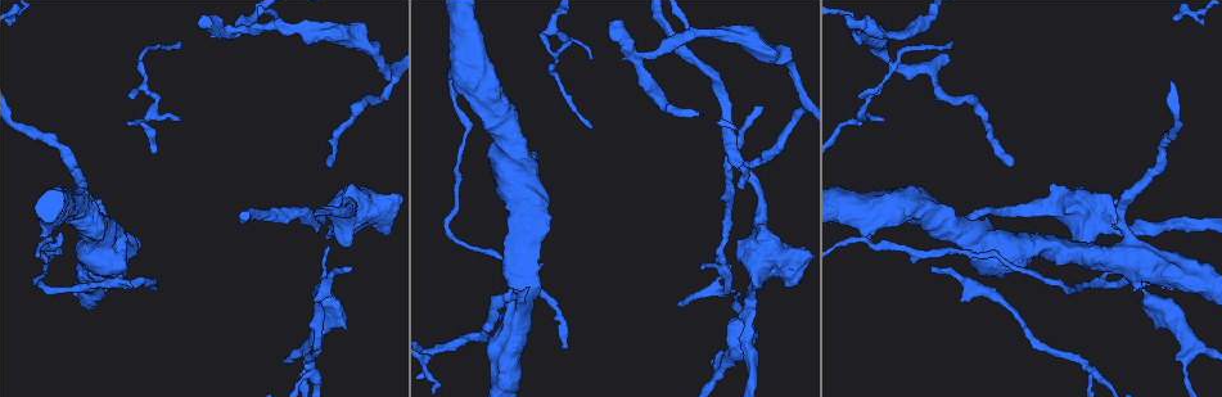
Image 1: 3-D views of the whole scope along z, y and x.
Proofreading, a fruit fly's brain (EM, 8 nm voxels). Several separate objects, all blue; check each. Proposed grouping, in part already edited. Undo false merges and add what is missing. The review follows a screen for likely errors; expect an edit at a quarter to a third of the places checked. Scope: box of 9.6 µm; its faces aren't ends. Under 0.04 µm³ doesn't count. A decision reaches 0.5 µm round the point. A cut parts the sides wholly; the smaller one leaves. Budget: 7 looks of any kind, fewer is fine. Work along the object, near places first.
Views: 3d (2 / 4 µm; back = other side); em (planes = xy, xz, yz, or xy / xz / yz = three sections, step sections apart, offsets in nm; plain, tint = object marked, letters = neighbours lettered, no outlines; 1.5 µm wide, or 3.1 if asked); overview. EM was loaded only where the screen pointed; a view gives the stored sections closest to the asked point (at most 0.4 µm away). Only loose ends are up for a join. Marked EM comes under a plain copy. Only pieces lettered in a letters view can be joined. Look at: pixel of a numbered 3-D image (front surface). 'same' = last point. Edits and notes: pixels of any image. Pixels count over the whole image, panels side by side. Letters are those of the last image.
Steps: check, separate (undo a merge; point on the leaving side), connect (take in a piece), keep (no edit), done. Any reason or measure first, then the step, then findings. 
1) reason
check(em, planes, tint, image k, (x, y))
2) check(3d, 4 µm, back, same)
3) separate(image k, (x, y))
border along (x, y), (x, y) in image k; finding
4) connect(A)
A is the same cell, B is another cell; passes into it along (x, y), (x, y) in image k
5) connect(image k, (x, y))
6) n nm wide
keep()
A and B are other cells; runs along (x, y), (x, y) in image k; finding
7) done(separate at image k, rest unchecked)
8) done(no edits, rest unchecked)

free end
check(3d, 4 µm, image 1, (846, 18))

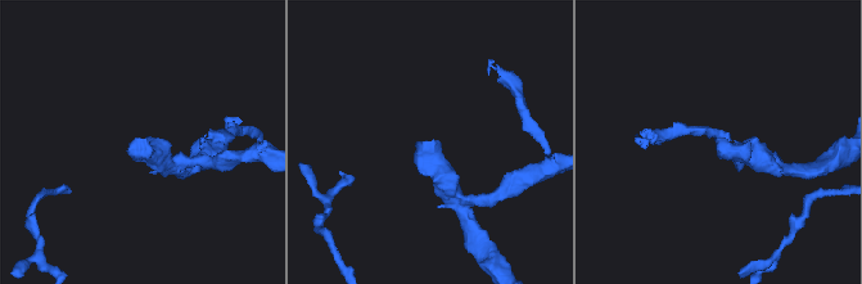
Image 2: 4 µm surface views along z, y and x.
need the tissue
check(em, planes, letters, image 2, (433, 139))

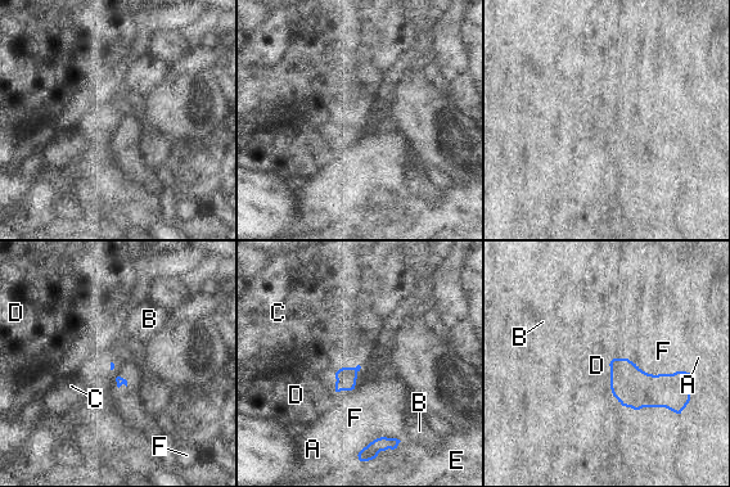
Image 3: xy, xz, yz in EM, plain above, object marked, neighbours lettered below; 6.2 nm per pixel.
F touches over 400 nm
keep()
A, B, C, D, E and F are other cells; no lettered piece goes on from it

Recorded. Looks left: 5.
thin end
check(em, planes, letters, image 1, (155, 291))

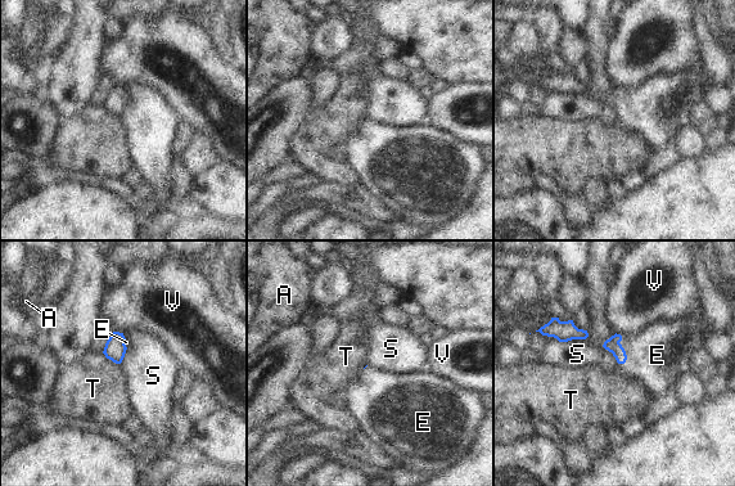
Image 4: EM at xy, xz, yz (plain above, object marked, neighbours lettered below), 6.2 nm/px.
connect(E)
E is the same cell, A, S, T and V are other cells; passes into it along (612, 345), (623, 350), (657, 355) in image 4; it goes on there

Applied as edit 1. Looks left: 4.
looks like a crossing
check(em, planes, letters, image 1, (49, 227))

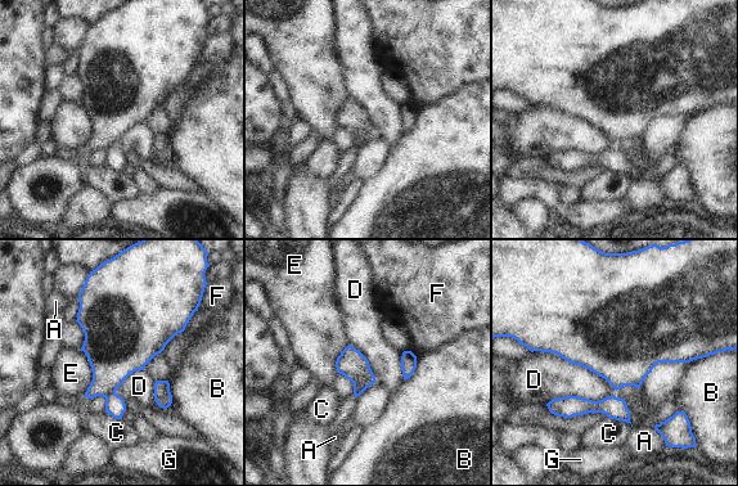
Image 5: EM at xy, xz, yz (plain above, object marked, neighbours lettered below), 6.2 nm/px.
D touches over 500 nm
separate(image 5, (115, 405))
A, B, C, D, E, F and G are other cells; the part that leaves runs along (552, 406), (612, 406), (626, 418) in image 5; two neurons meet here

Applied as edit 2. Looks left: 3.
done(connect at image 4, separate at image 5, rest unchecked)

